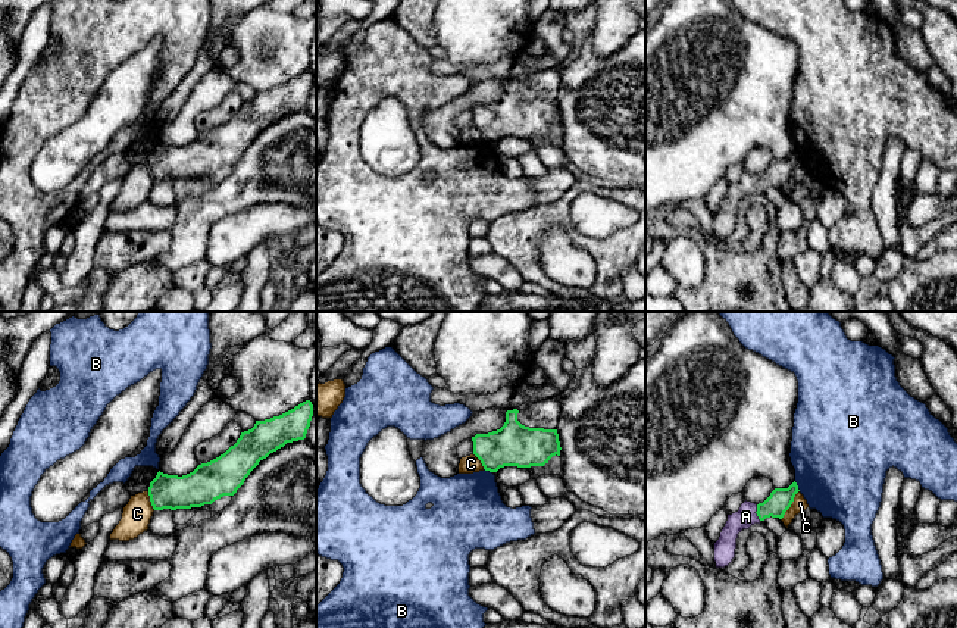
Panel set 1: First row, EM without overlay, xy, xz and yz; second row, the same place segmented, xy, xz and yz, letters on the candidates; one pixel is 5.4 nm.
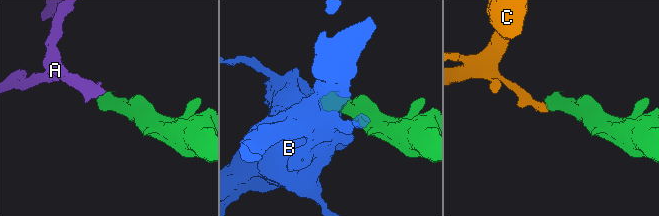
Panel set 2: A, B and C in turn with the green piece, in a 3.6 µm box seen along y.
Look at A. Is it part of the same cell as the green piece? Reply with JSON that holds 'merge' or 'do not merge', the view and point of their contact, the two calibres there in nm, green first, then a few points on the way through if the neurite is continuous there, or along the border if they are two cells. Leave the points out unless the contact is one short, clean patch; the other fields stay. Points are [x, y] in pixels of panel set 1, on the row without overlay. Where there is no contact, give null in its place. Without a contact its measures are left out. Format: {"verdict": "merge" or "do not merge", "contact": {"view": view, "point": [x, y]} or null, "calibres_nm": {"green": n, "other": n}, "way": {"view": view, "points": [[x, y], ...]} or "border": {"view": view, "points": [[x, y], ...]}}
{"verdict": "merge", "contact": {"view": "yz", "point": [756, 183]}, "calibres_nm": {"green": 130, "other": 110}, "way": {"view": "yz", "points": [[779, 171], [773, 177], [756, 183], [746, 187]]}}

